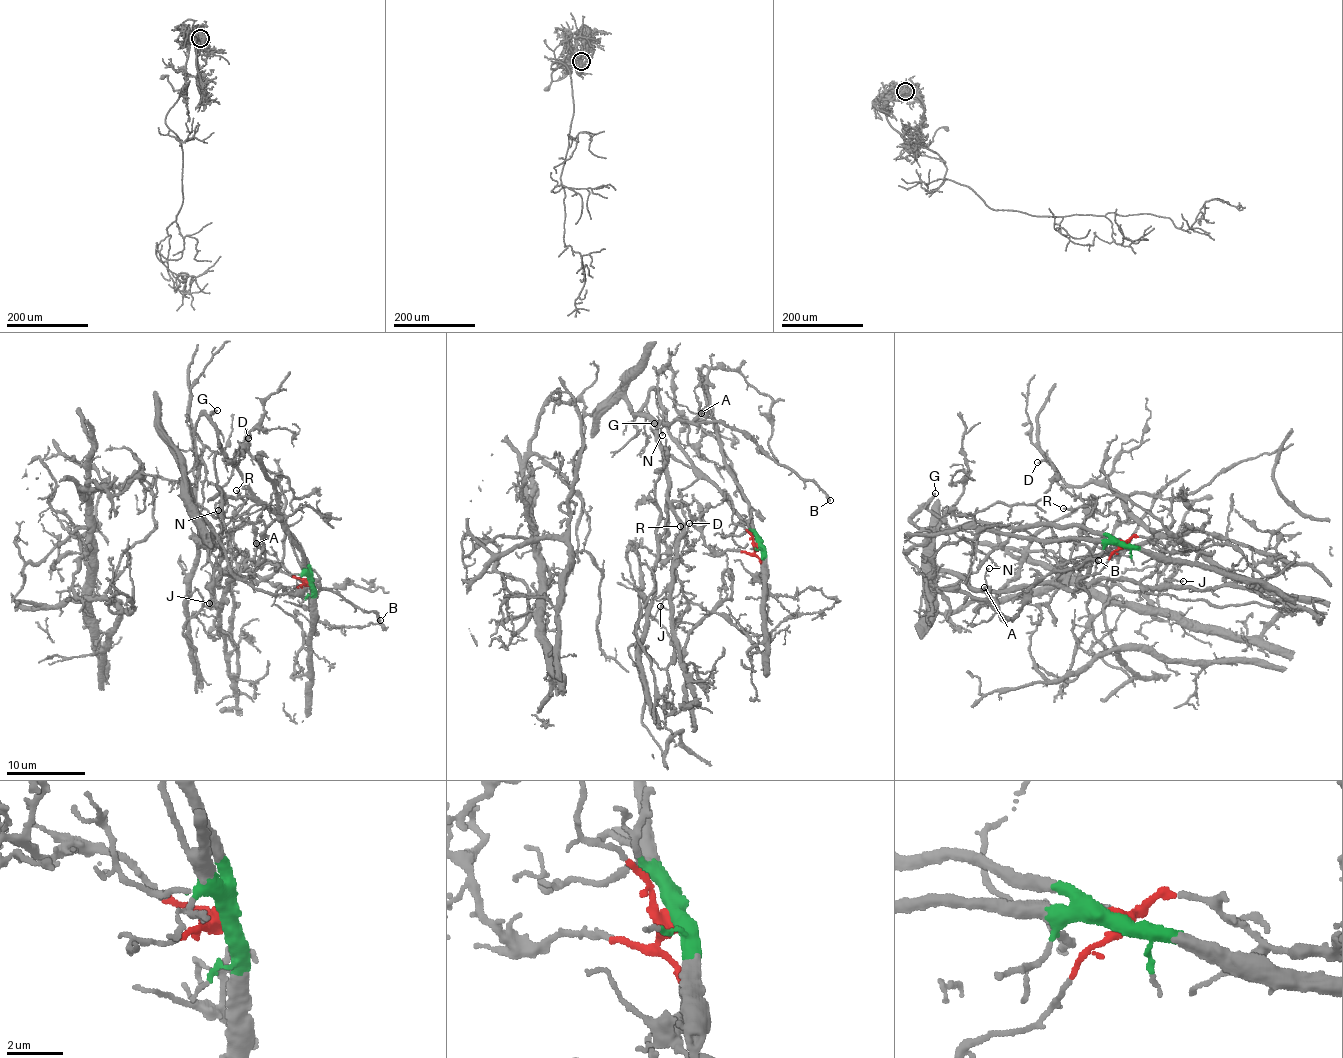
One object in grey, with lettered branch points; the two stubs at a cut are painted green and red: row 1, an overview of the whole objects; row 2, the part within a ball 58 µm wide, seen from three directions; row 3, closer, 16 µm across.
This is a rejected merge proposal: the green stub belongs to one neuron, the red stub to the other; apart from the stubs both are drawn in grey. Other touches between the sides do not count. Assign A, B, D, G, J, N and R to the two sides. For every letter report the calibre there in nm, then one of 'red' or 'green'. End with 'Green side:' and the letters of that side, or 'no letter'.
A: calibre 240 nm; red
B: calibre 240 nm; red
D: calibre 120 nm; red
G: calibre 280 nm; green
J: calibre 90 nm; red
N: calibre 90 nm; red
R: calibre 170 nm; red
Green side: G

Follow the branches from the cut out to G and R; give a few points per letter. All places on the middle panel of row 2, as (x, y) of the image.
G: (757, 546), (751, 524), (670, 435), (664, 406), (652, 390), (647, 412), (655, 423)
R: (757, 546), (751, 554), (711, 552), (685, 503), (669, 489), (664, 541), (682, 556), (689, 546), (680, 527)

